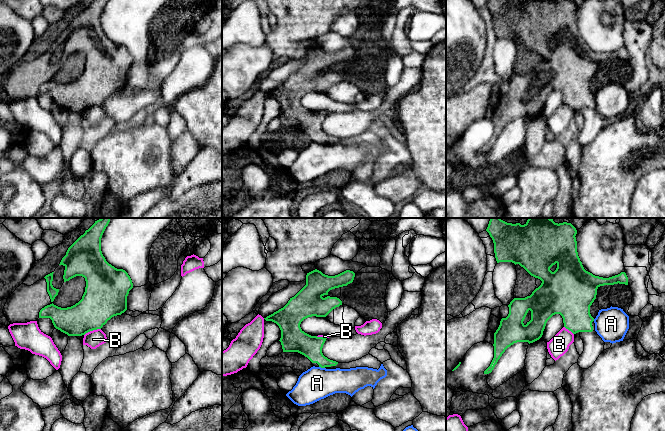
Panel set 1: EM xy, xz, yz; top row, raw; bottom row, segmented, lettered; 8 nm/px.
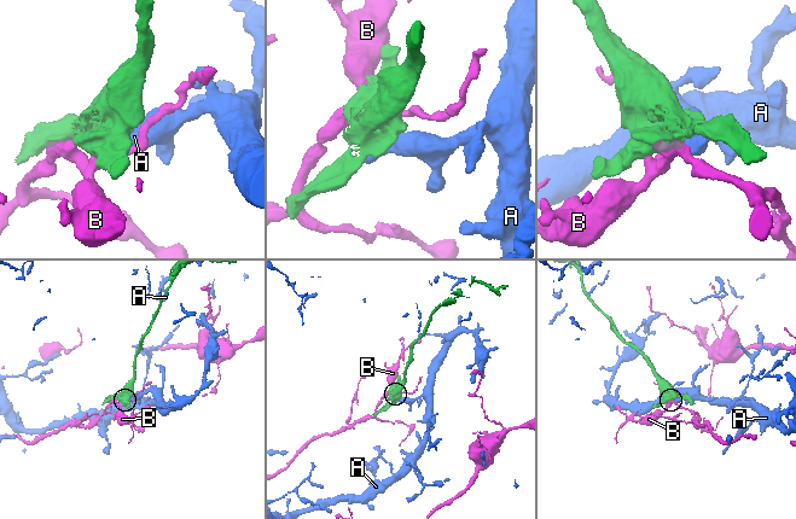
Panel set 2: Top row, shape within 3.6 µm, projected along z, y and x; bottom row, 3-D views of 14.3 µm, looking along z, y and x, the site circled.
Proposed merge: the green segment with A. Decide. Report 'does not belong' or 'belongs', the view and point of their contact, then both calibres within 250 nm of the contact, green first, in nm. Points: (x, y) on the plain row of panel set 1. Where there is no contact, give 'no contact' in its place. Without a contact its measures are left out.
does not belong | xz (322, 143) | 180/260 nm

